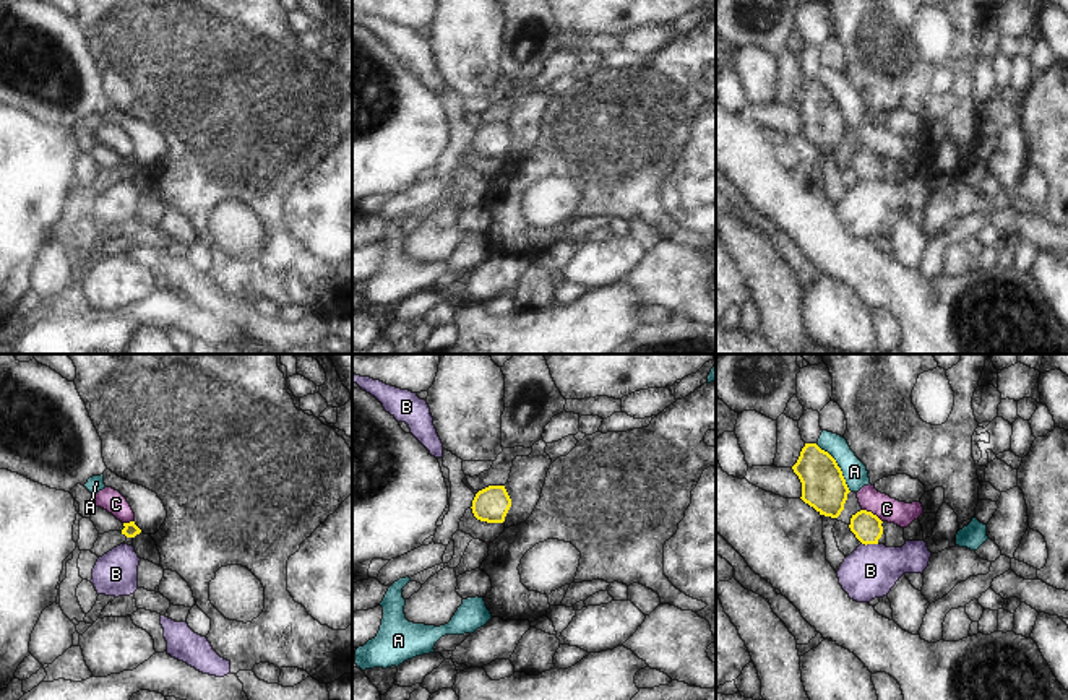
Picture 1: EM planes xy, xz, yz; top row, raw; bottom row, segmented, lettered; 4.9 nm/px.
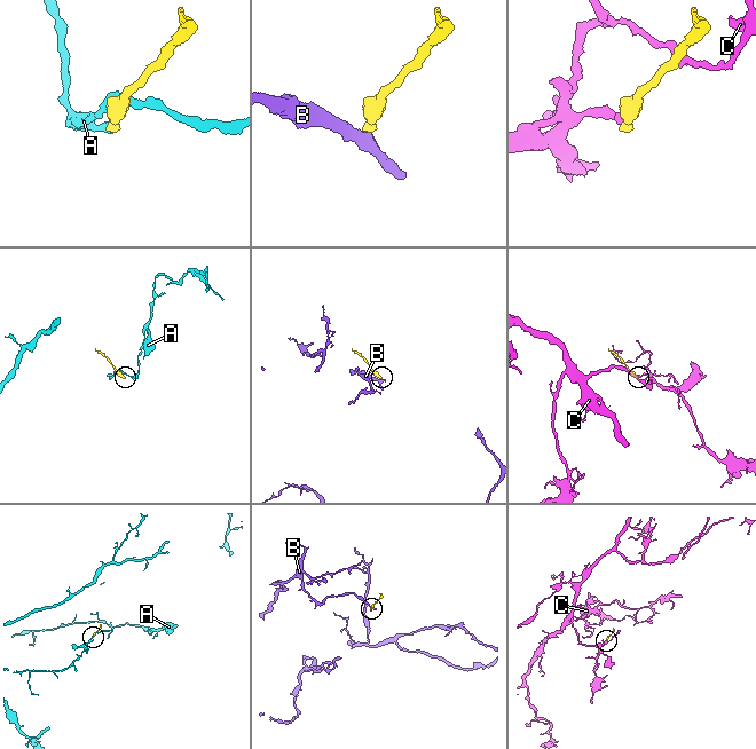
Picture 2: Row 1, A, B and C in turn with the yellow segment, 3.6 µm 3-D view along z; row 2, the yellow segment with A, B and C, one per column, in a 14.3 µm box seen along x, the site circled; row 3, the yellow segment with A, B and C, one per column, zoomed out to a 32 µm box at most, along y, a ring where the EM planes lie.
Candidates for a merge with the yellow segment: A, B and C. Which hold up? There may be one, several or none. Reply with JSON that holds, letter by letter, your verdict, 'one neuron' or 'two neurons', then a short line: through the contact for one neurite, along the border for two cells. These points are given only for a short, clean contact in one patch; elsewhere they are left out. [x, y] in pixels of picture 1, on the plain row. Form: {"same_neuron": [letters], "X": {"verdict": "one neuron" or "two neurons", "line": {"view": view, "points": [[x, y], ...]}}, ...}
{"same_neuron": [], "A": {"verdict": "two neurons", "line": {"view": "yz", "points": [[815, 80], [835, 96], [851, 127]]}}, "B": {"verdict": "two neurons", "line": {"view": "yz", "points": [[862, 179], [877, 181]]}}, "C": {"verdict": "two neurons", "line": {"view": "yz", "points": [[862, 145], [882, 158]]}}}

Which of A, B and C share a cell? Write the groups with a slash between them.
A / B / C

